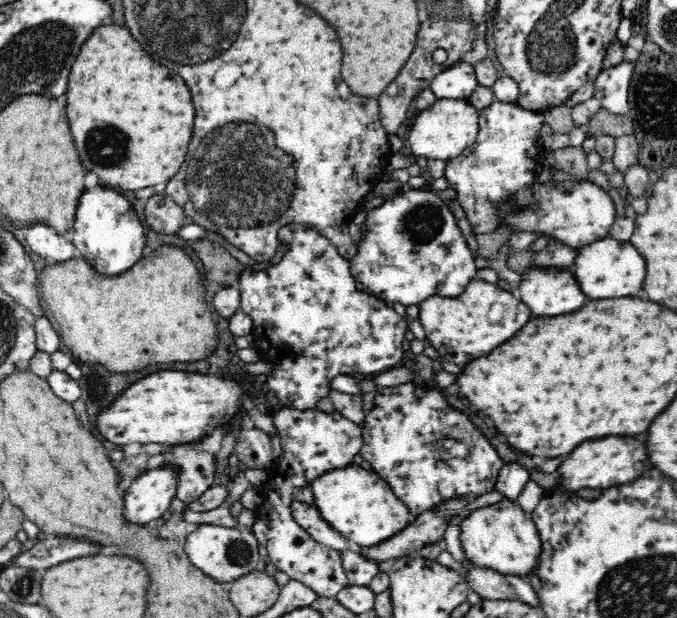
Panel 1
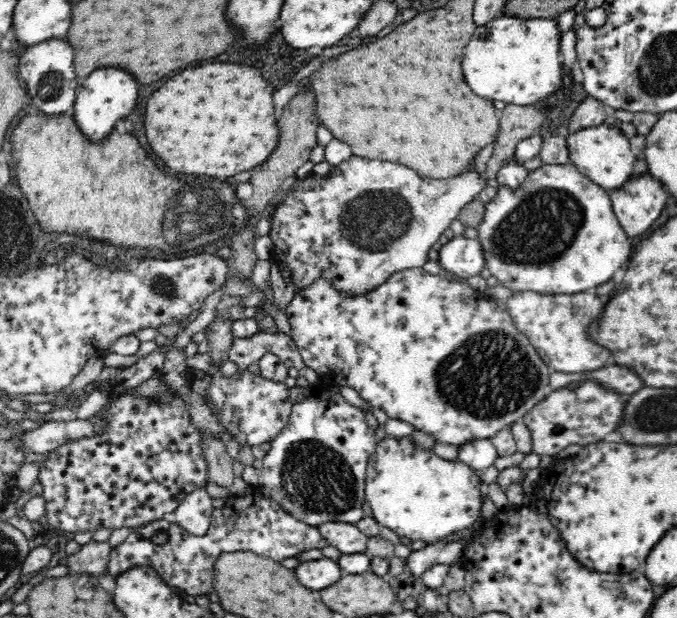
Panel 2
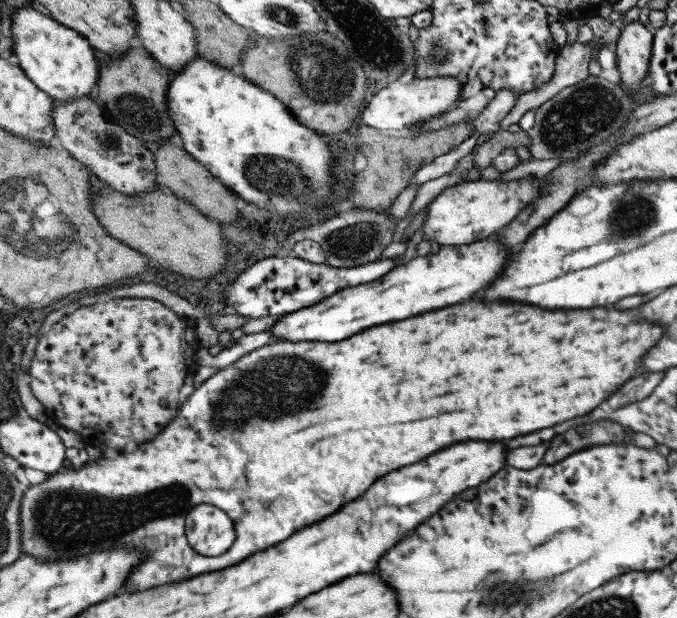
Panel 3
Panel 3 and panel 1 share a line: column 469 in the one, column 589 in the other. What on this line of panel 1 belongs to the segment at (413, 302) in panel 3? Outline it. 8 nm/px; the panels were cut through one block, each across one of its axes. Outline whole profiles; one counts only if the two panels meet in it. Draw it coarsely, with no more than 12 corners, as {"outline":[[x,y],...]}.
{"outline":[[628,240],[581,247],[576,280],[590,300],[636,296],[646,260]]}

